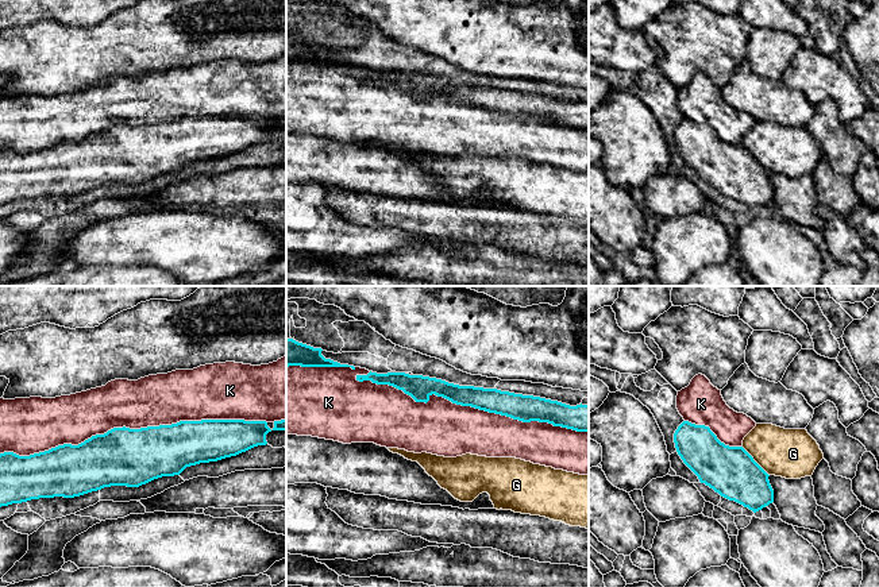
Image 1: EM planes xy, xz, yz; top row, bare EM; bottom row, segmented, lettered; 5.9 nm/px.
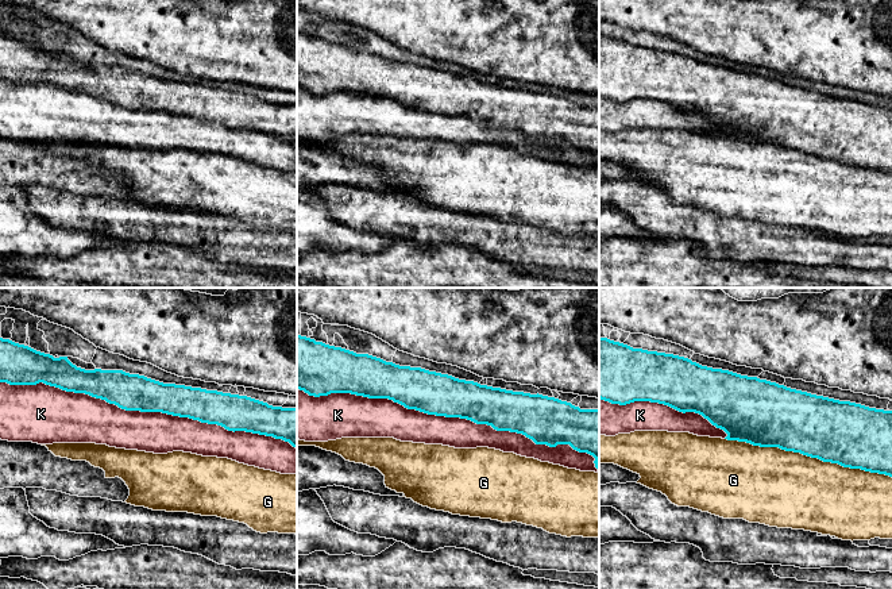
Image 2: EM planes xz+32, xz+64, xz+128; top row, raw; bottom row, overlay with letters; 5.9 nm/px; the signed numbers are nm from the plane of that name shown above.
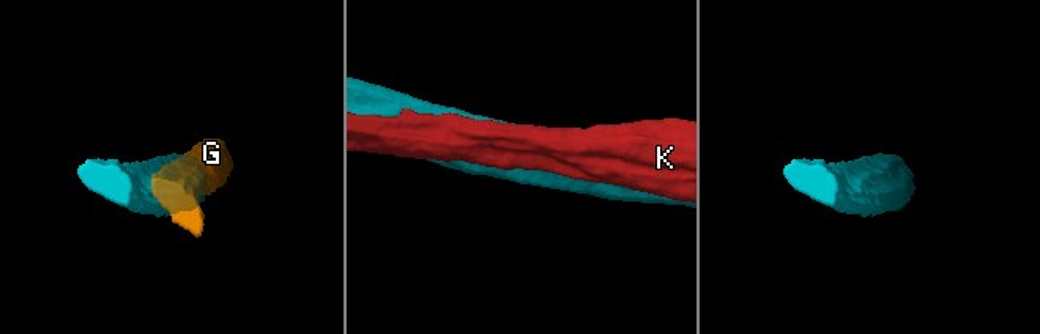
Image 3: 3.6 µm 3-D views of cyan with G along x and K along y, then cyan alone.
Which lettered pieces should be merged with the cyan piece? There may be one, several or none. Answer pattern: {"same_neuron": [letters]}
{"same_neuron": []}

